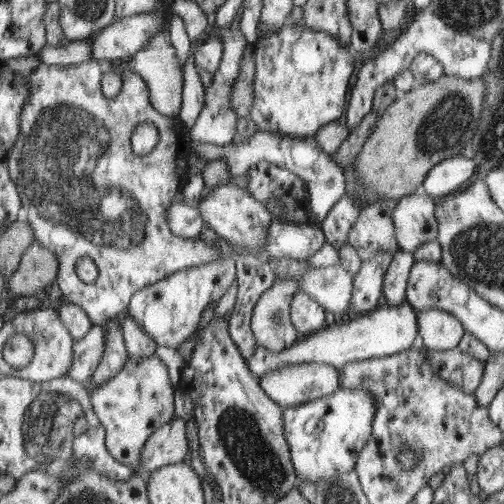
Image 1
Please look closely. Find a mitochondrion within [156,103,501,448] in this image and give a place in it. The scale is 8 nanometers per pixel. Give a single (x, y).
(275, 314)

